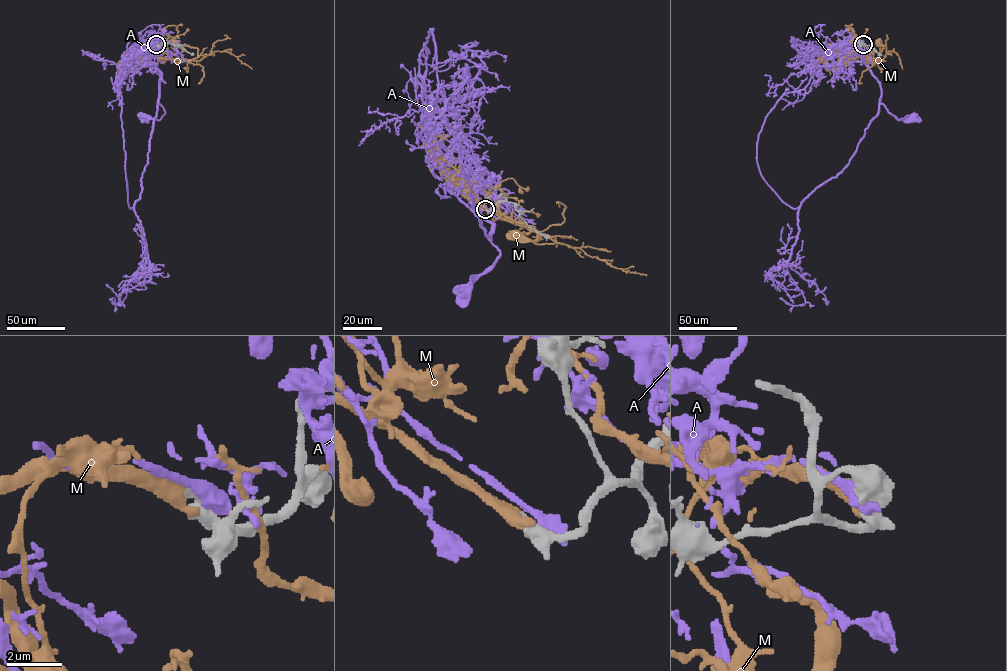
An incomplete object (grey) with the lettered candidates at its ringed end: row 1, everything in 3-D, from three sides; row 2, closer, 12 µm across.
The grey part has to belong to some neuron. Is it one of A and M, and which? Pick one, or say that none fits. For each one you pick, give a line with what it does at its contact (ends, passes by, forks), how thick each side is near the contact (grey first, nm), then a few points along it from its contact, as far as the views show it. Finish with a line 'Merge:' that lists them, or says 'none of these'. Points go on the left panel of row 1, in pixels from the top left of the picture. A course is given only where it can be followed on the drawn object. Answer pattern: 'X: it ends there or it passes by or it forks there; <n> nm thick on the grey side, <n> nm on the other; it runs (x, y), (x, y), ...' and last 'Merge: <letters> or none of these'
M: it ends there; 460 nm thick on the grey side, 600 nm on the other; it runs (156, 44), (150, 45), (152, 56), (184, 60), (197, 57), (197, 48), (173, 41)
Merge: M

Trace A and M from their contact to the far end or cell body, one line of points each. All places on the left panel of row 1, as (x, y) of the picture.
A: (157, 44), (146, 40), (141, 42), (160, 74), (157, 102), (165, 113), (159, 120), (145, 120)
M: (156, 44), (150, 45), (152, 56), (184, 60), (197, 57), (197, 48), (173, 41)

